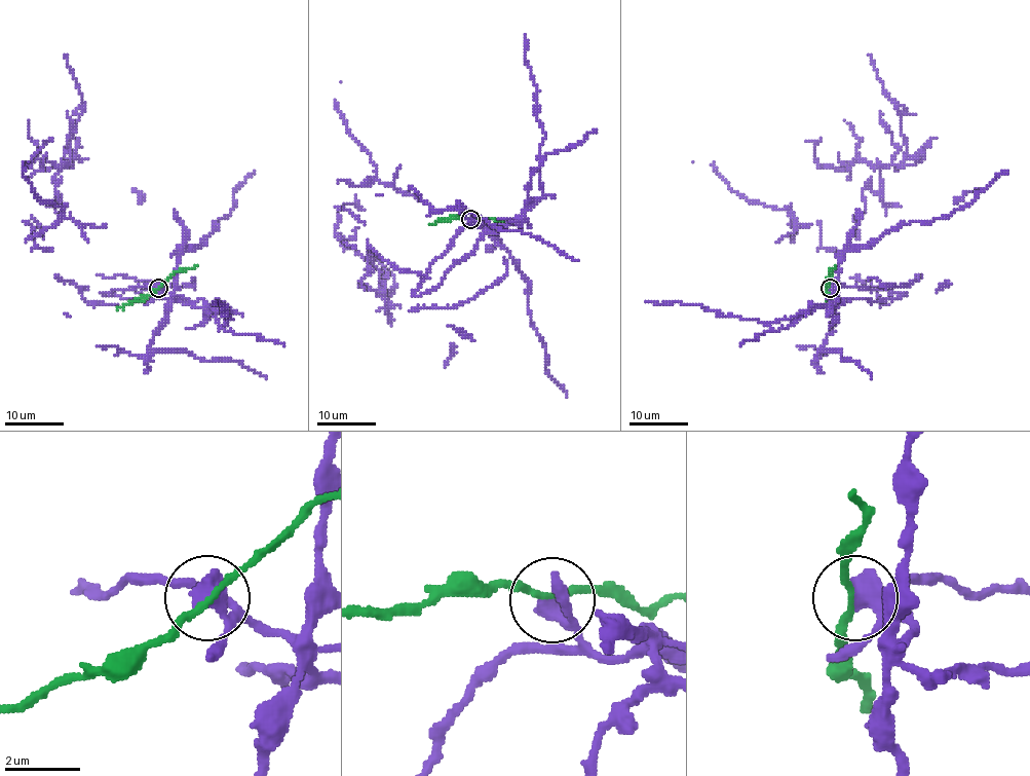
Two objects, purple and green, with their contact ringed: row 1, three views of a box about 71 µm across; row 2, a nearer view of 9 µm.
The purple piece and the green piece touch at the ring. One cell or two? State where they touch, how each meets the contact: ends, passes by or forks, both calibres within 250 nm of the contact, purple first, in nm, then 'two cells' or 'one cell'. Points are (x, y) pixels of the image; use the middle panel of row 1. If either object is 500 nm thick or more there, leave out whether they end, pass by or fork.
place (470, 219); calibres 550 and 150 nm; two cells

